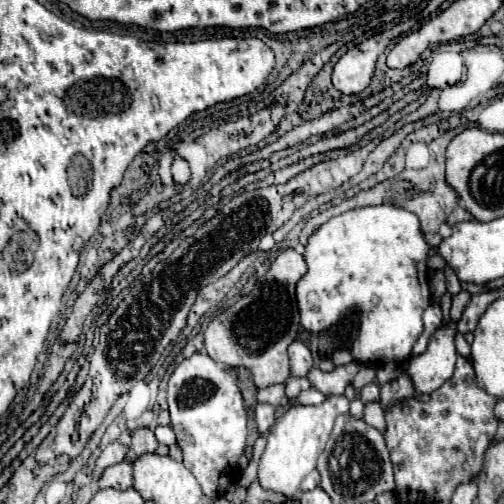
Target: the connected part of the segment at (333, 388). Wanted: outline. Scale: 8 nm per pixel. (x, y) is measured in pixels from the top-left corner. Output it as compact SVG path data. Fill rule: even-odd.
M356 361L336 367L334 371L320 371L318 367L312 367L306 375L306 379L312 383L312 387L324 395L342 395L346 389L346 385L354 379L354 375L358 373L360 365Z

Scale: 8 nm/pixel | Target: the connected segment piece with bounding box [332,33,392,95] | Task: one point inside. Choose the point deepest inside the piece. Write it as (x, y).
(352, 73)

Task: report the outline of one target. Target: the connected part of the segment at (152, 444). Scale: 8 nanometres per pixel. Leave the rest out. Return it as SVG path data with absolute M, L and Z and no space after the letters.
M140 427L140 429L132 431L132 443L130 443L128 457L130 459L136 459L142 453L156 451L156 447L158 447L158 439L154 437L154 431L148 429L148 427Z

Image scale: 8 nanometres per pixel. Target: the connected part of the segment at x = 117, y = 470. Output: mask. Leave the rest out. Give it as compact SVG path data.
M120 461L120 463L108 467L102 473L102 477L98 481L98 487L100 489L112 487L112 489L120 489L120 491L132 487L132 465L128 461Z

